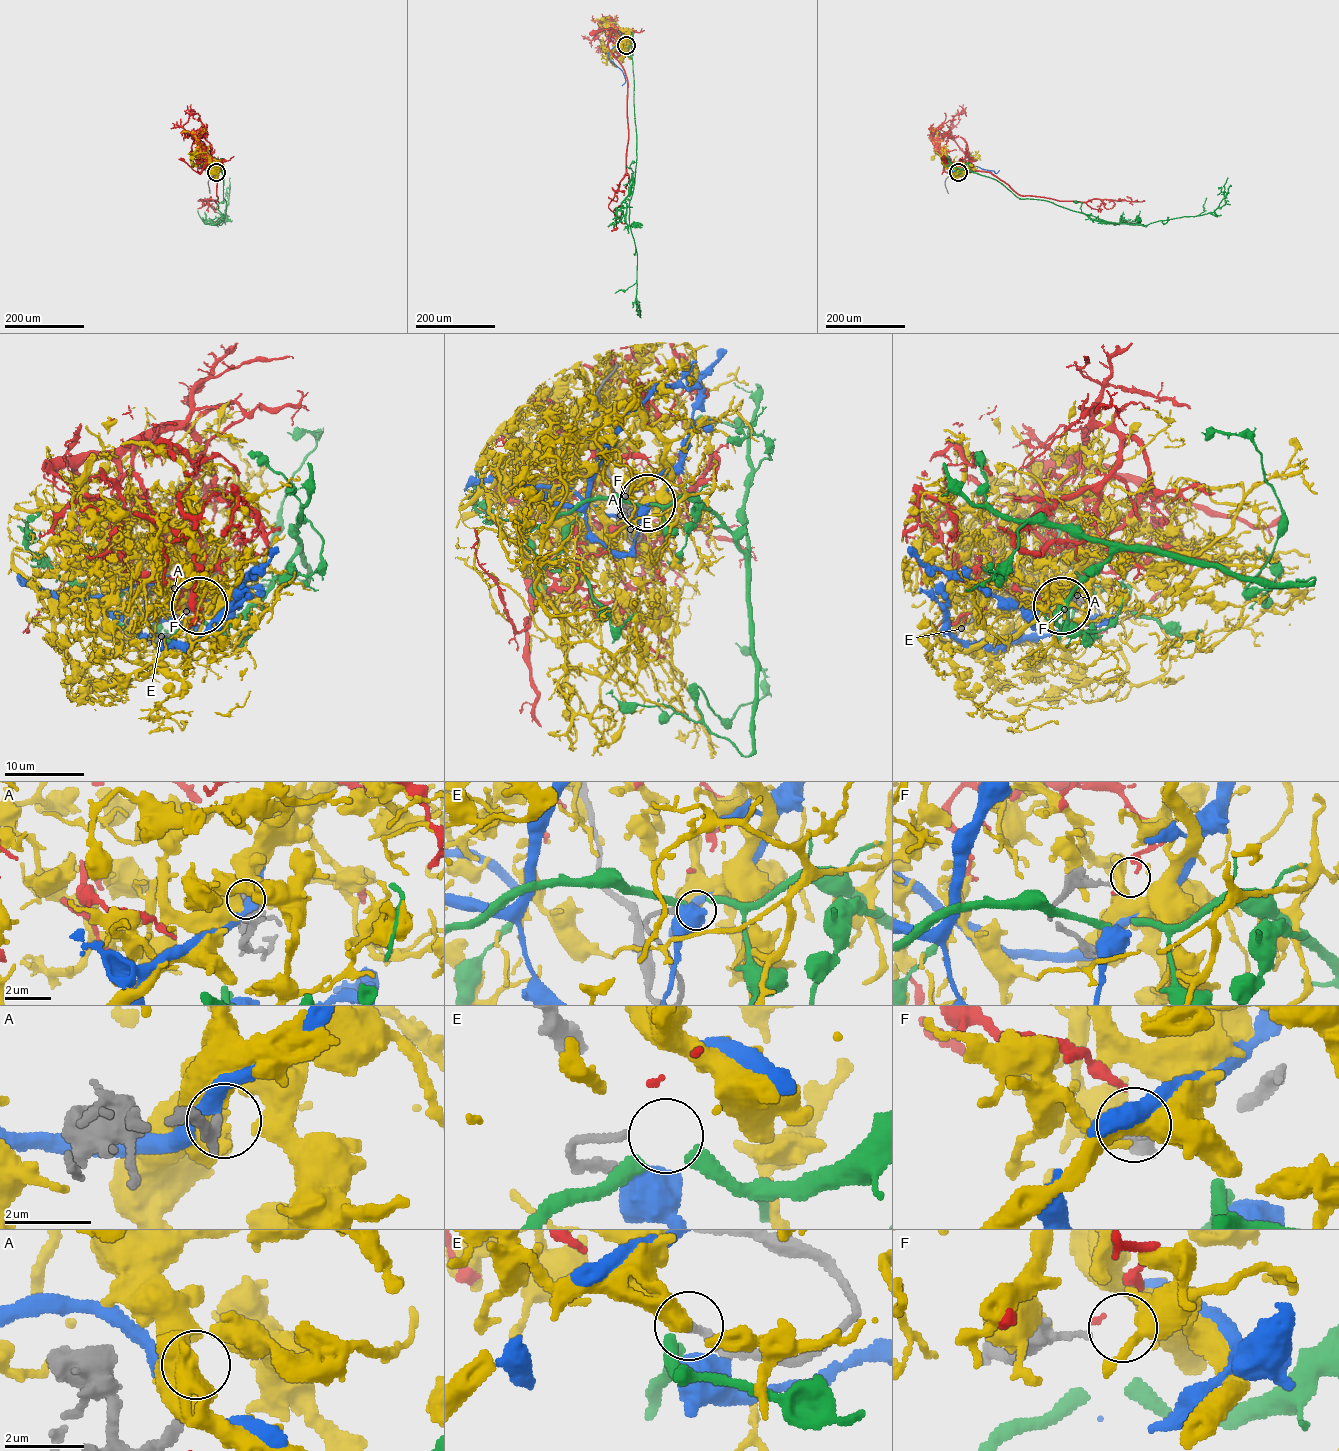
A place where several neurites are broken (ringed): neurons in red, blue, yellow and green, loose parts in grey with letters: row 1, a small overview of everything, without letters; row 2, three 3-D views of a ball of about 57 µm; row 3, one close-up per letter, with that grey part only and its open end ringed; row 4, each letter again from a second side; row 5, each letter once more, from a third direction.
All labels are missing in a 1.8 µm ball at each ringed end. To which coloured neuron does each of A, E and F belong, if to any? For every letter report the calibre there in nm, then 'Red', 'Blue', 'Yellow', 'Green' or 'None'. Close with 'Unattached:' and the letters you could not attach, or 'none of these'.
A: Thickness 260 nm. Yellow
E: Thickness 200 nm. None
F: Thickness 170 nm. None
Unattached: E, F

